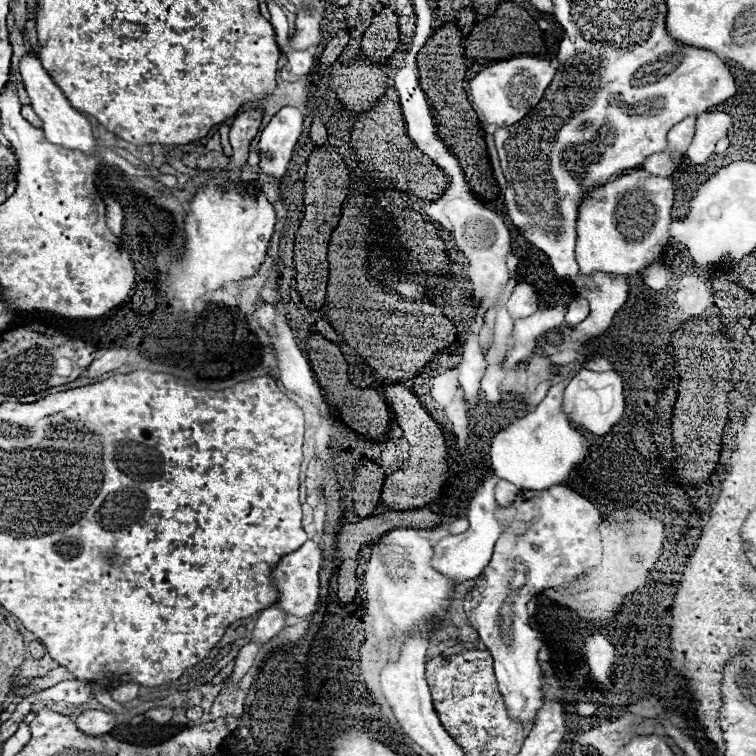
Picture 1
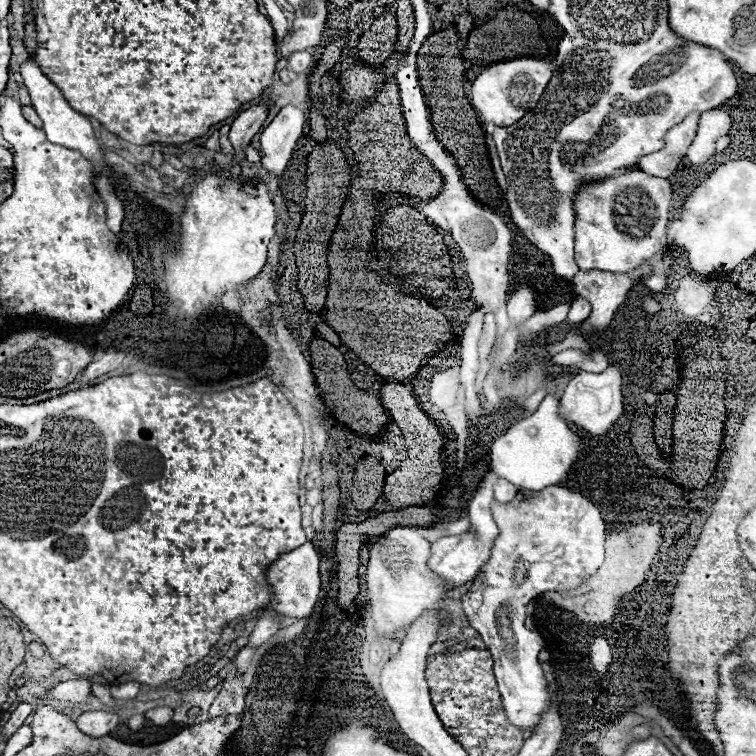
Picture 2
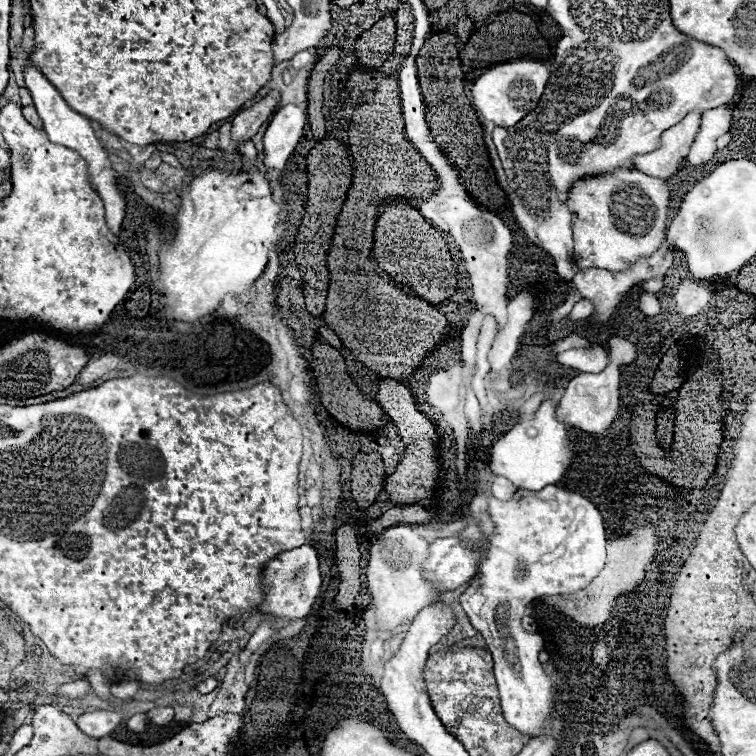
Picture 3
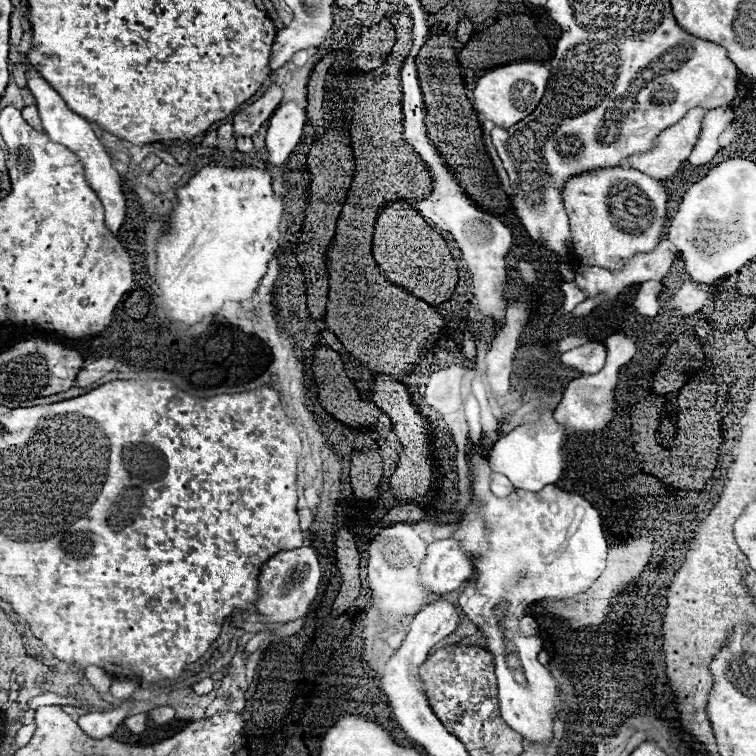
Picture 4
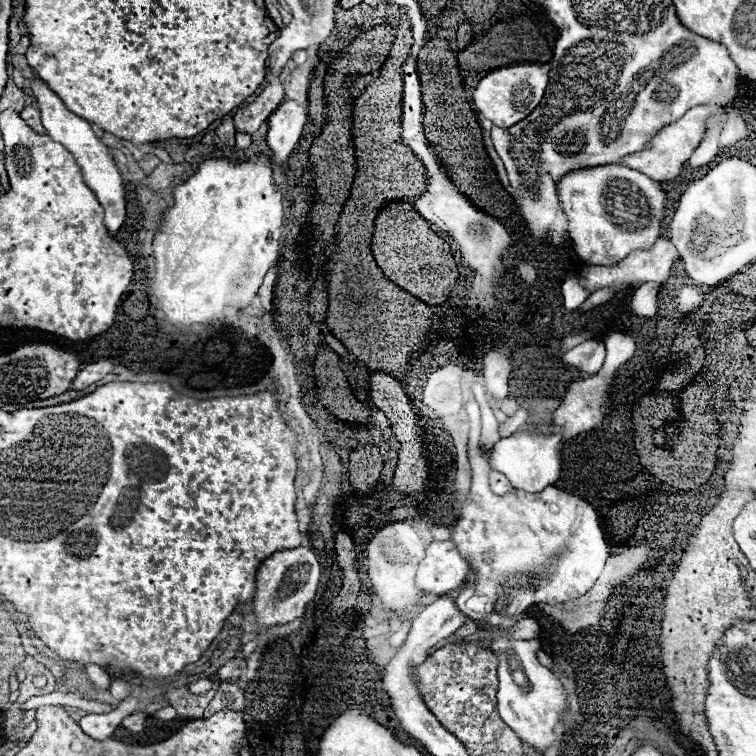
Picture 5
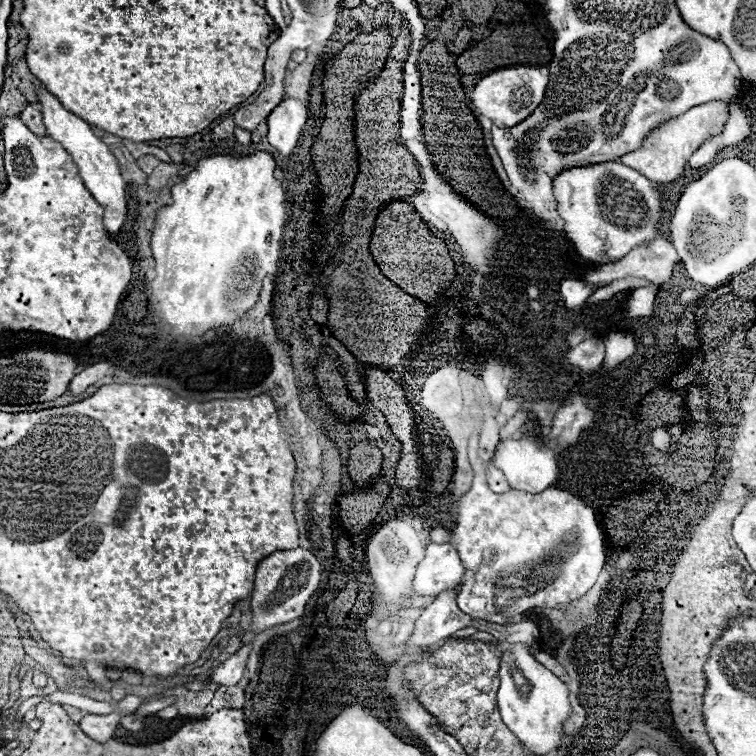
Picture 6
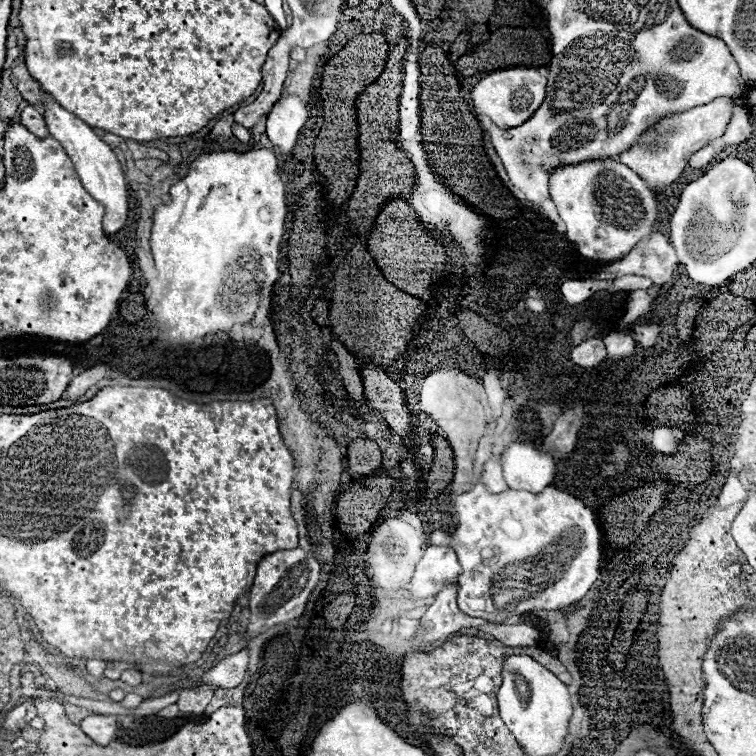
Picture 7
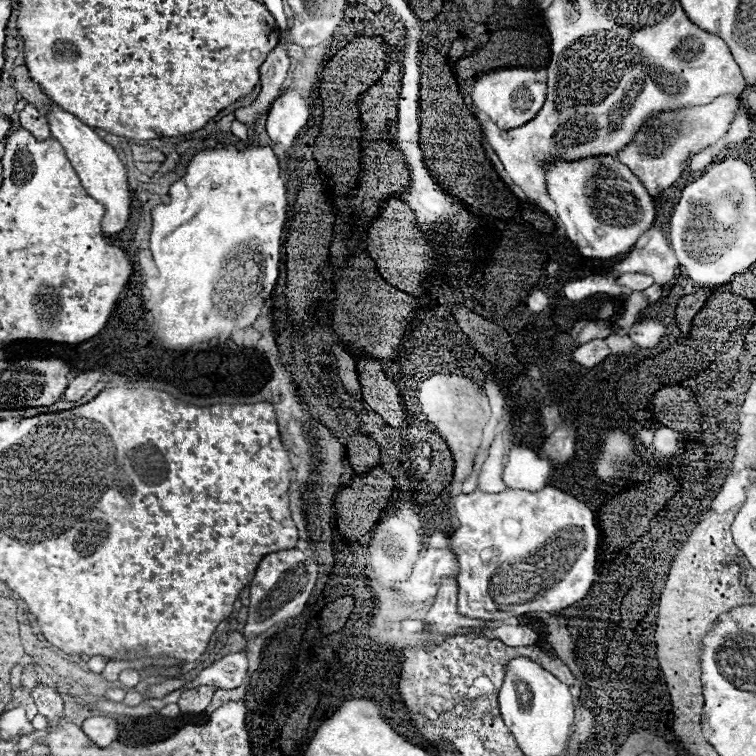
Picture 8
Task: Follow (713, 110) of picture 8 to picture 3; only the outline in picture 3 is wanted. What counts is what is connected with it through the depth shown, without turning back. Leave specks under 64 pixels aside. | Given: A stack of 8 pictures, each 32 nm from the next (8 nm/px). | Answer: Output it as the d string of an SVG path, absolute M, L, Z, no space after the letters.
M694 110L682 122L668 128L662 134L662 146L650 154L636 156L632 166L654 178L670 178L678 170L678 164L688 156L700 128L700 116L702 112Z

